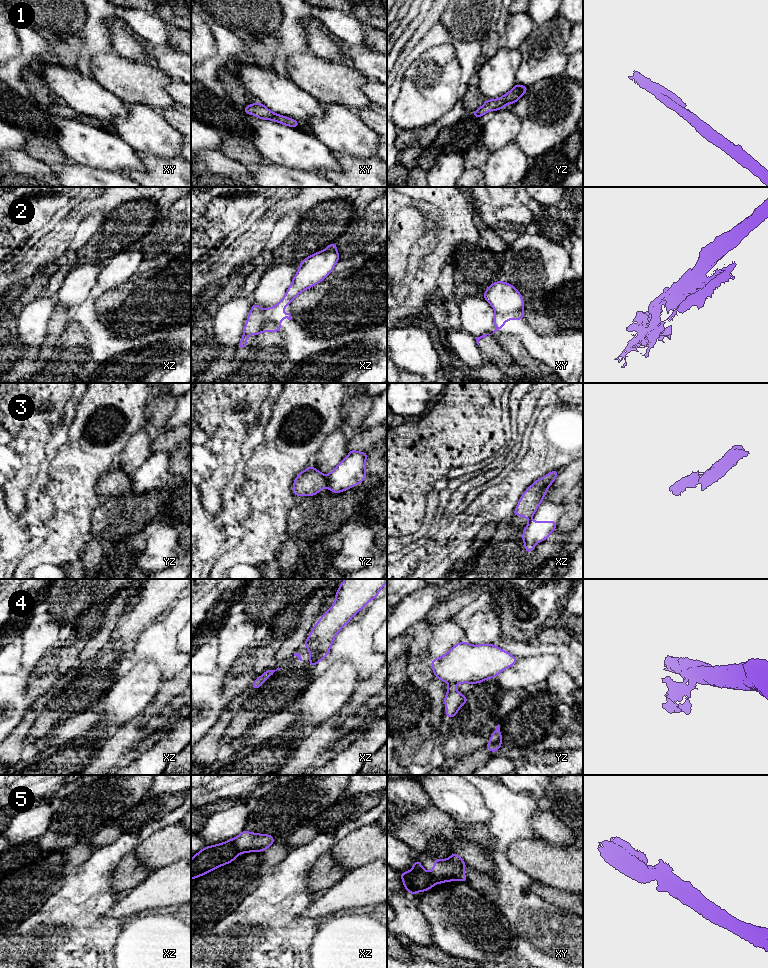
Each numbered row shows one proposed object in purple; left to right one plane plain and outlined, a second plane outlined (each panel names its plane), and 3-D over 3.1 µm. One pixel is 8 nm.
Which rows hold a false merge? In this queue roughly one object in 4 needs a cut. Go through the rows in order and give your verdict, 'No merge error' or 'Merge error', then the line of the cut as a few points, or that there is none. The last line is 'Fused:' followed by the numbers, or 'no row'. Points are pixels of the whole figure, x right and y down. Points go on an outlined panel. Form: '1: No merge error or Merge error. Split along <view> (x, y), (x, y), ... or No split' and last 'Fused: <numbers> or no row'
1: No merge error. No split
2: No merge error. No split
3: Merge error. Split along yz (327, 482), (328, 485)
4: Merge error. Split along yz (449, 684), (454, 685)
5: No merge error. No split
Fused: 3, 4

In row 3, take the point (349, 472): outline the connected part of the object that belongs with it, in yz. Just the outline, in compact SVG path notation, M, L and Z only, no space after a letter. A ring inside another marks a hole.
M351 449L349 454L328 474L328 489L340 493L360 484L367 476L365 471L368 452Z

